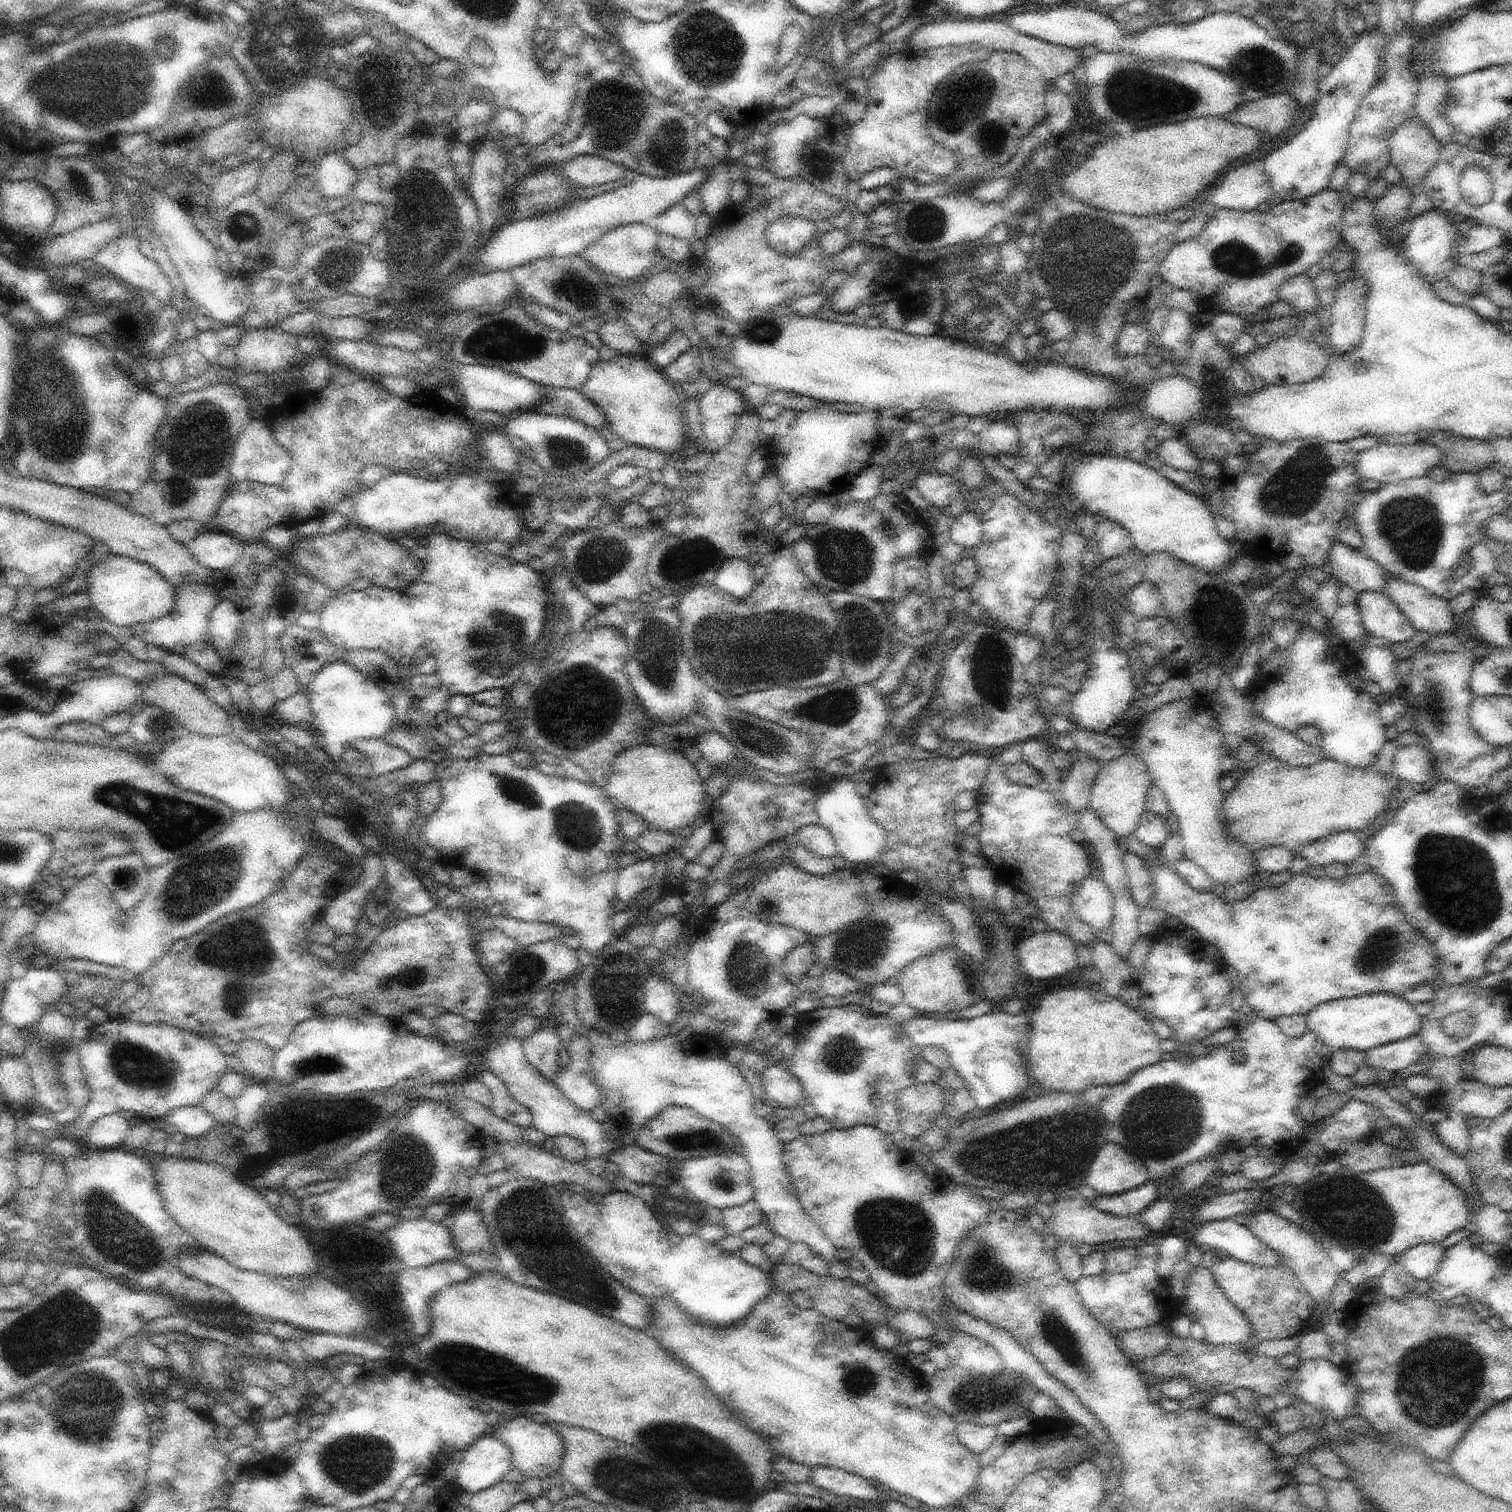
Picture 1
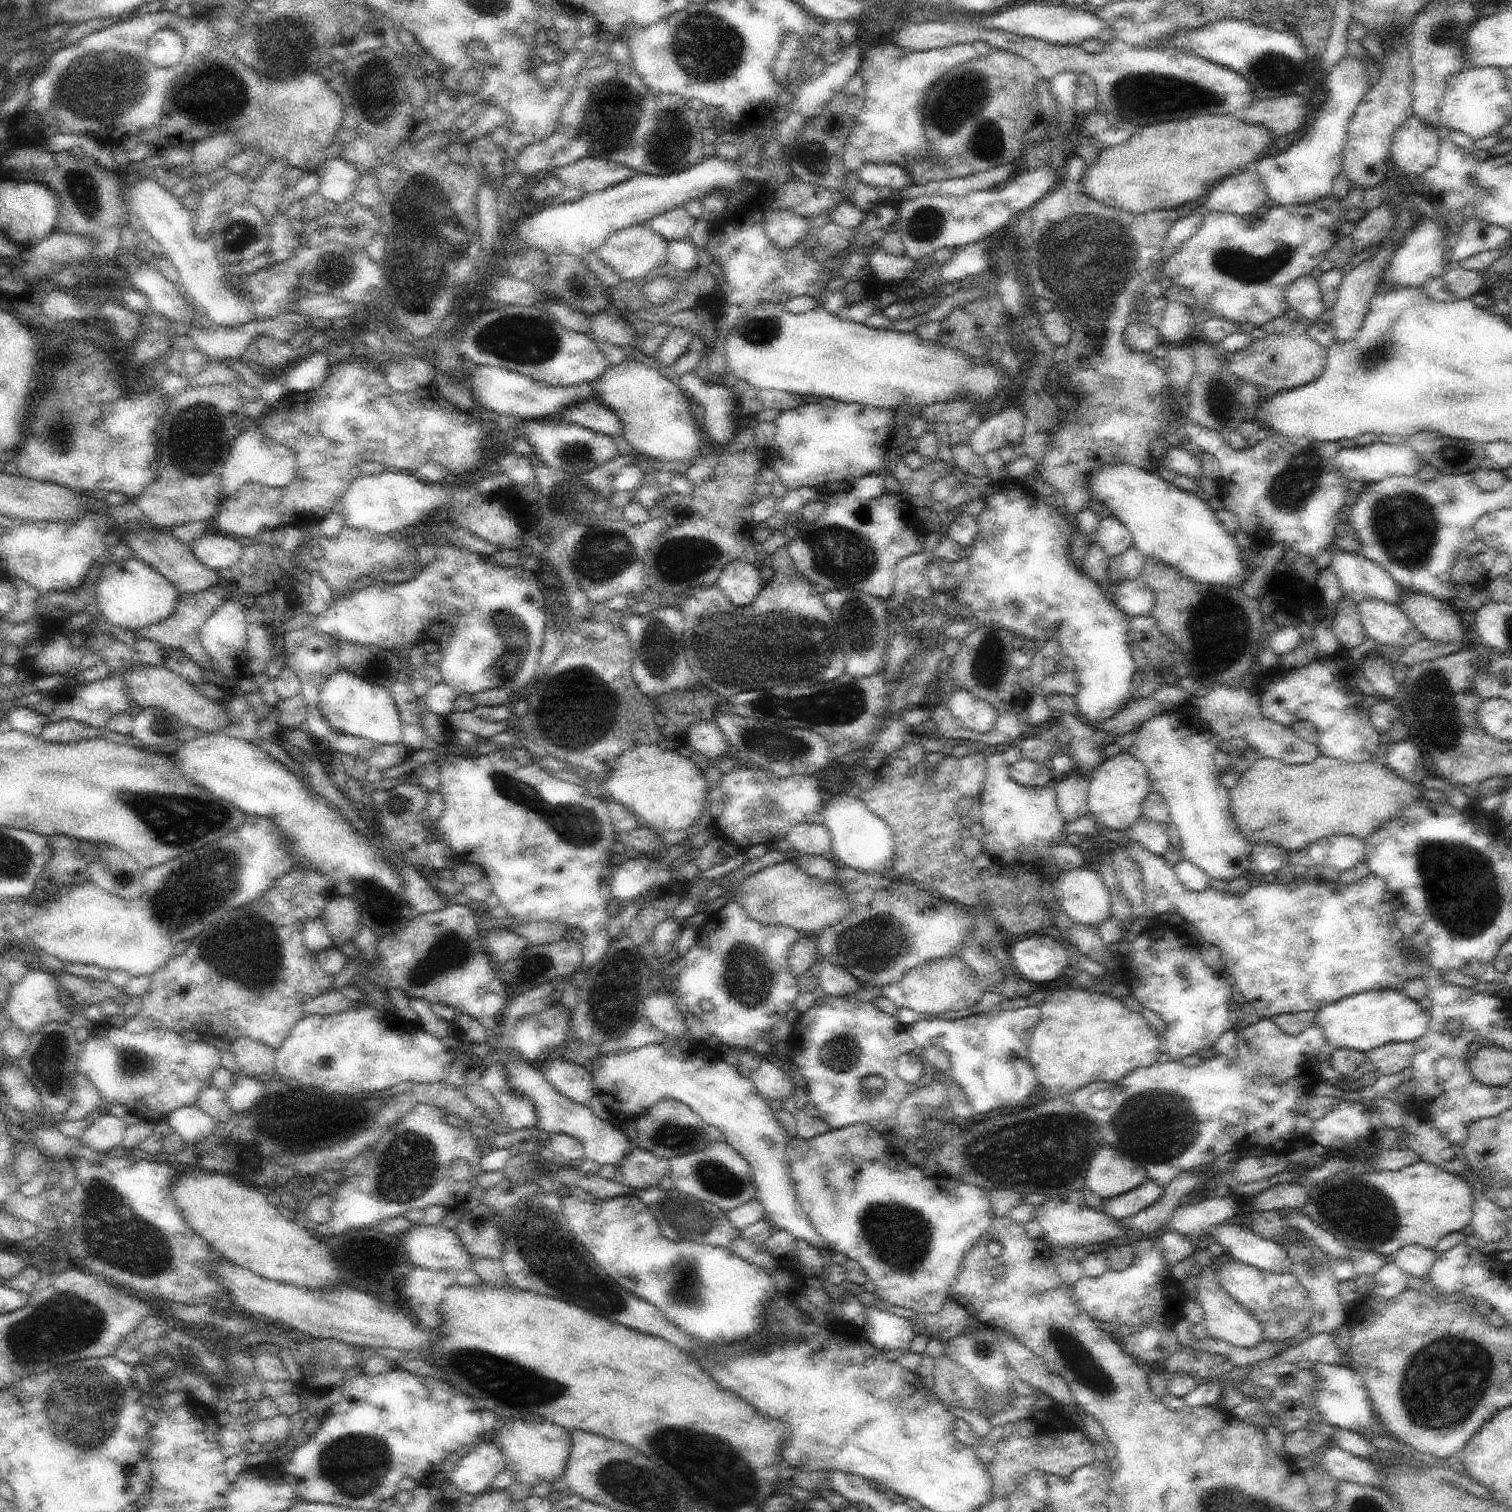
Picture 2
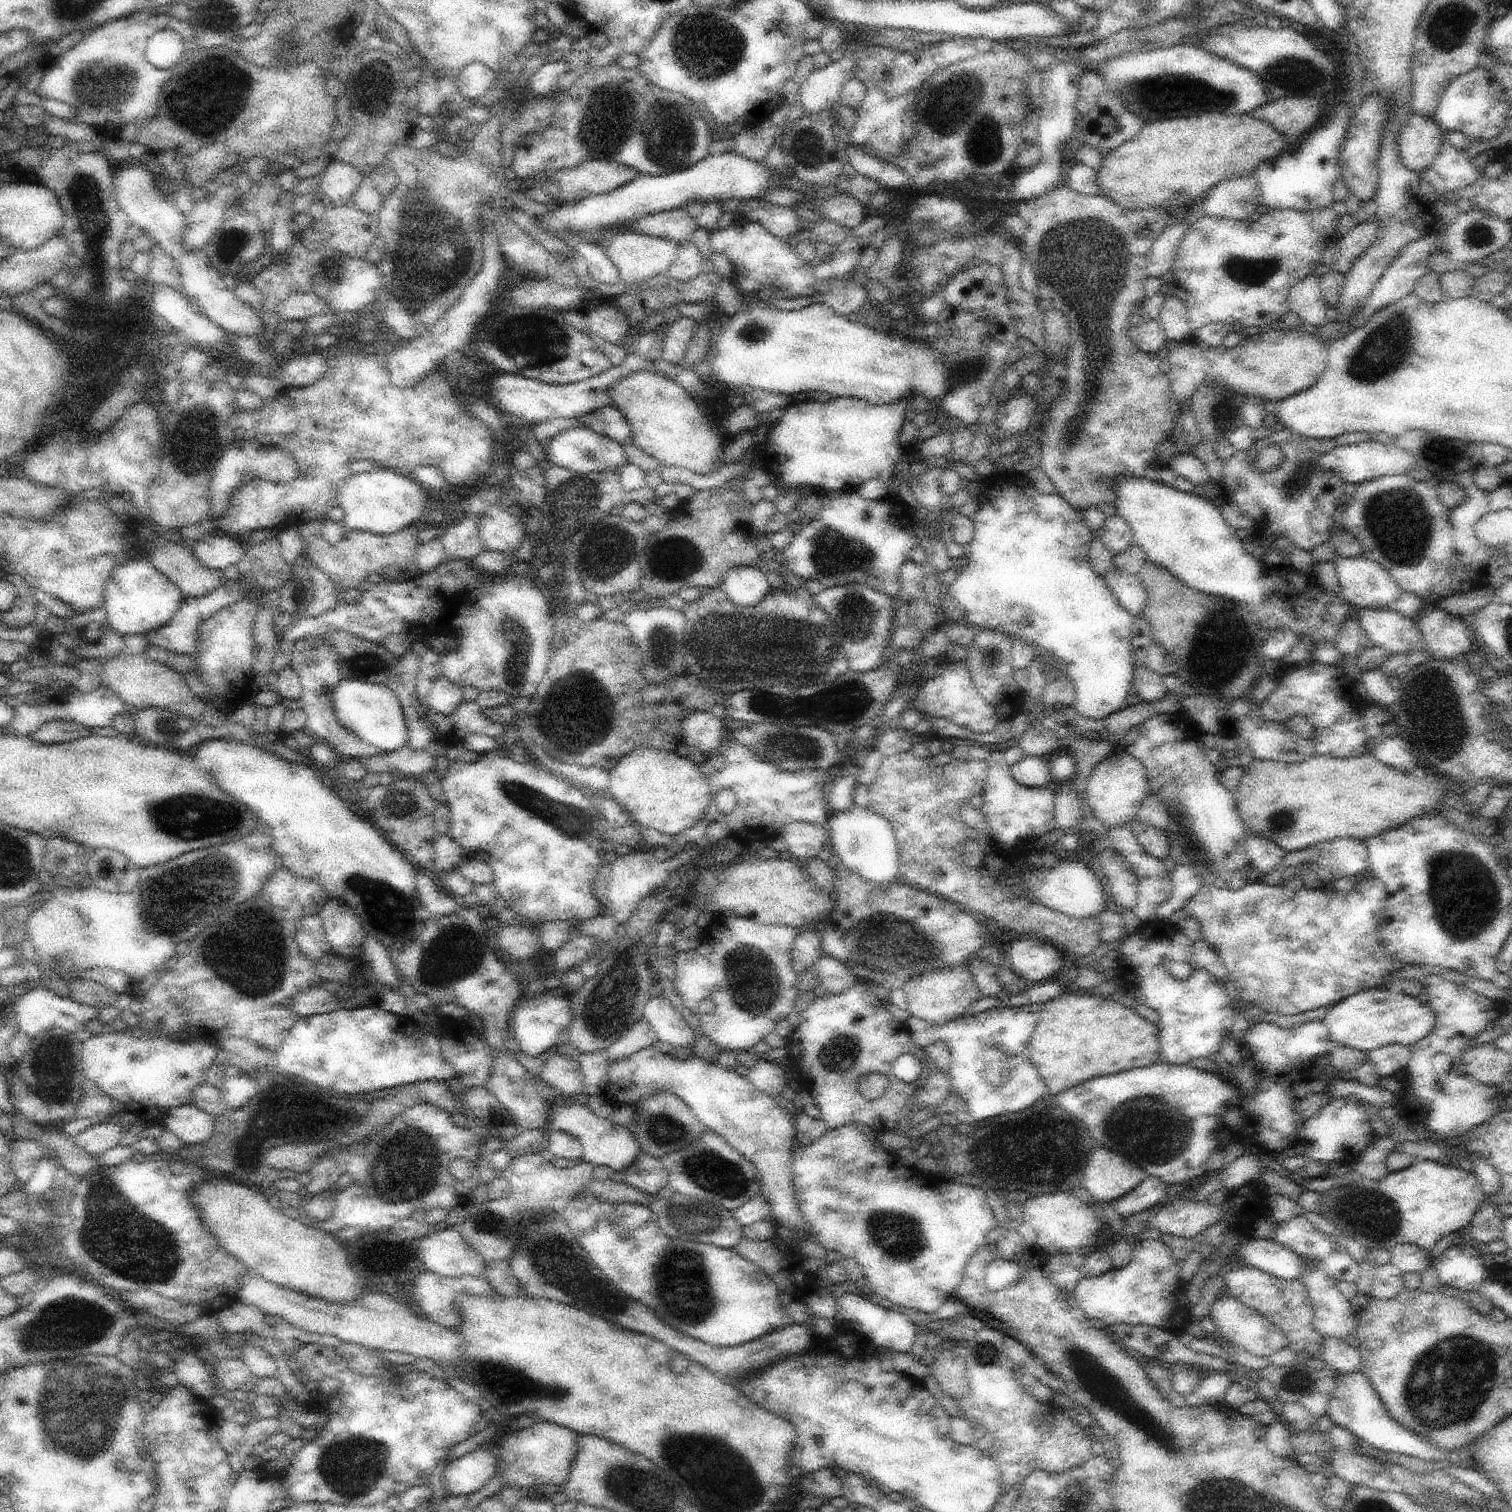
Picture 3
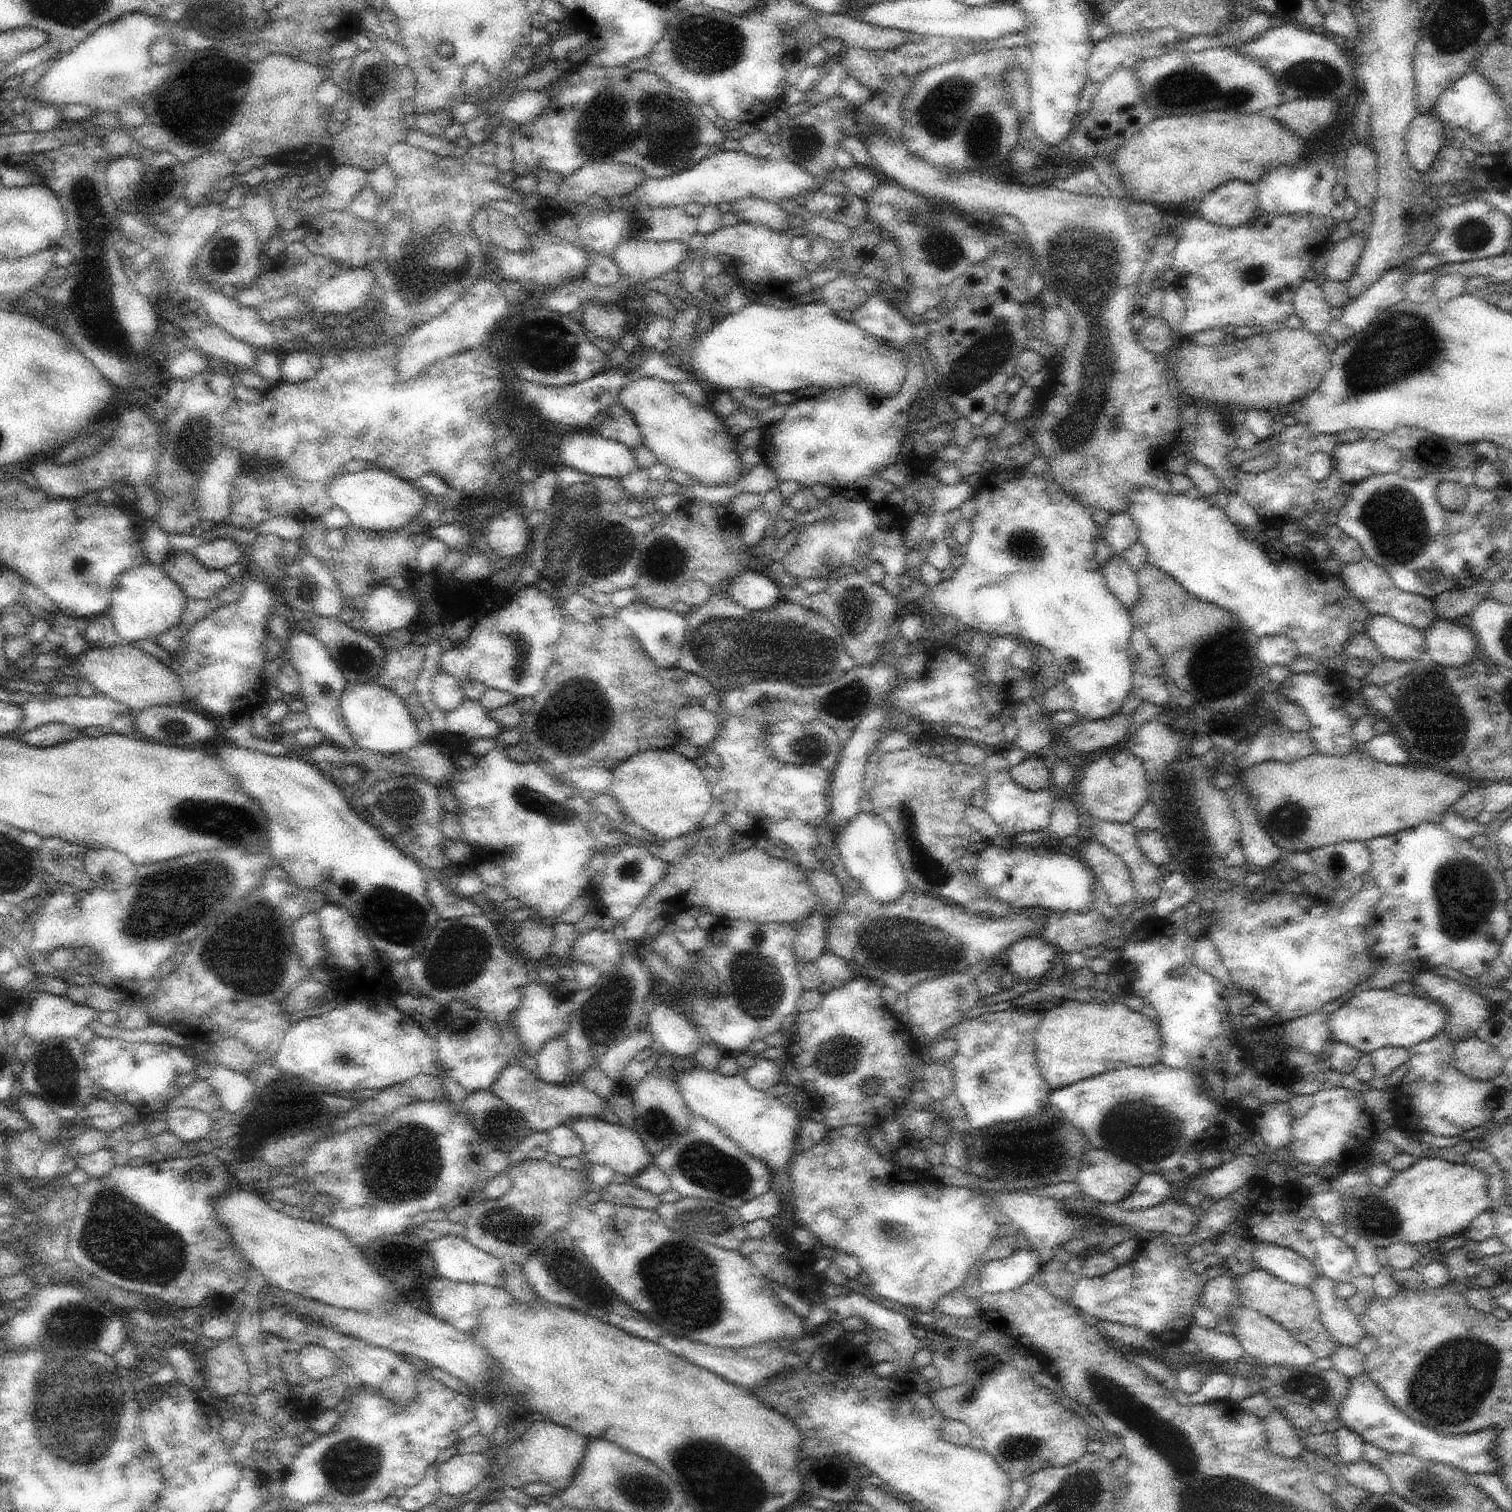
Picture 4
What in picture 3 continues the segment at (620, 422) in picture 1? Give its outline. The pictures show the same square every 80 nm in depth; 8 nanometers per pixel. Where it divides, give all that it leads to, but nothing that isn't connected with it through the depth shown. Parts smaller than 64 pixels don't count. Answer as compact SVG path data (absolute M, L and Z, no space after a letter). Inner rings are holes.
M649 368L637 370L628 374L628 376L624 376L624 380L616 382L610 388L608 394L612 398L612 405L624 414L624 418L632 426L633 444L652 456L652 459L666 467L671 465L674 467L681 466L697 475L709 475L725 465L721 459L725 450L724 442L726 443L724 432L710 418L710 412L702 408L685 390L685 387L672 378L662 376L662 374L658 374L658 372Z

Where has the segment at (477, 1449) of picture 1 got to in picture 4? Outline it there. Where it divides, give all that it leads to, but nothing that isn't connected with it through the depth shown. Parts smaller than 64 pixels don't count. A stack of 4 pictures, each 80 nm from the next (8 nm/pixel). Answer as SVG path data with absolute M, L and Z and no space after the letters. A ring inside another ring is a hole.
M456 1454L439 1464L437 1480L442 1494L460 1498L476 1489L490 1473L498 1471L490 1466L490 1458L486 1454Z

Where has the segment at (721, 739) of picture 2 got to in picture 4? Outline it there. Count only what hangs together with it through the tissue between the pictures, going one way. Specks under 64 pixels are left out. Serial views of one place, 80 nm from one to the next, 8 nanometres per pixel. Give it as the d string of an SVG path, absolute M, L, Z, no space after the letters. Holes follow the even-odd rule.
M690 704L676 712L676 722L682 736L700 748L708 748L720 736L721 716L716 716L700 704Z

